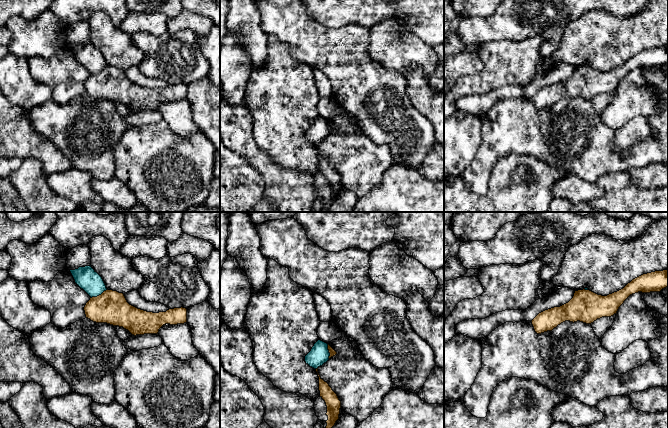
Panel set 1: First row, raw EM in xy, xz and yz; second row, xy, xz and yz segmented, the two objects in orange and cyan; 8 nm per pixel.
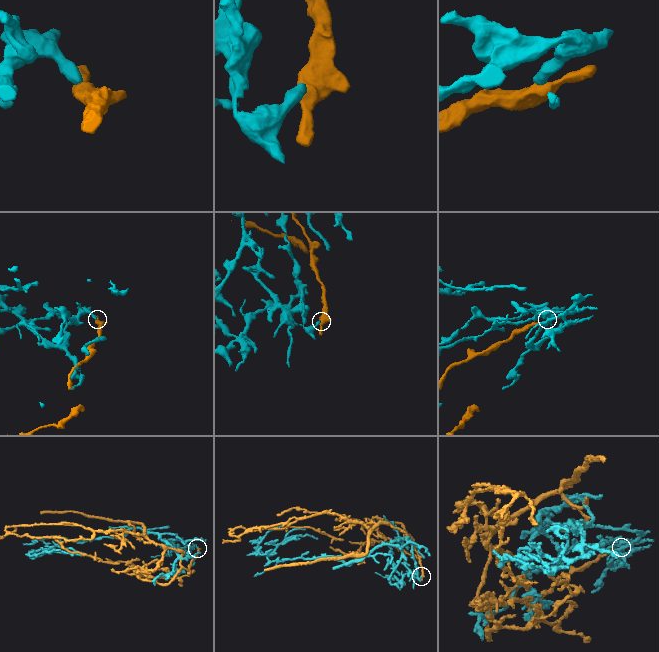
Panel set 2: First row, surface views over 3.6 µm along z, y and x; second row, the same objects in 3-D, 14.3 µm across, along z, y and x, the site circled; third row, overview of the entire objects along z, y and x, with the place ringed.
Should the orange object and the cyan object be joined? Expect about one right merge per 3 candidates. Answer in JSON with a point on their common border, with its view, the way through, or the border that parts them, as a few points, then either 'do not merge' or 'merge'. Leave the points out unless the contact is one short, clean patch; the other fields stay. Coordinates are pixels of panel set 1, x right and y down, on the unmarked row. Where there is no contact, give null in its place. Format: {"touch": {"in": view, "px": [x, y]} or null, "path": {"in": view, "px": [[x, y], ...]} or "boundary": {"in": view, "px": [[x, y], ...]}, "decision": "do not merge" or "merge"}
{"touch": {"in": "xy", "px": [99, 71]}, "boundary": {"in": "xy", "px": [[107, 65], [91, 74]]}, "decision": "do not merge"}

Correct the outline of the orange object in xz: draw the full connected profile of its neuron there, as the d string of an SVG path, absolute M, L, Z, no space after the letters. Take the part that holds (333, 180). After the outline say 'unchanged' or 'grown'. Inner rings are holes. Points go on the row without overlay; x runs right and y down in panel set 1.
M318 144L316 148L319 153L319 167L320 173L325 177L327 182L327 189L328 196L326 197L326 208L331 205L336 197L339 195L340 184L341 184L341 177L339 176L337 170L332 166L327 158L325 158L318 149Z; unchanged

